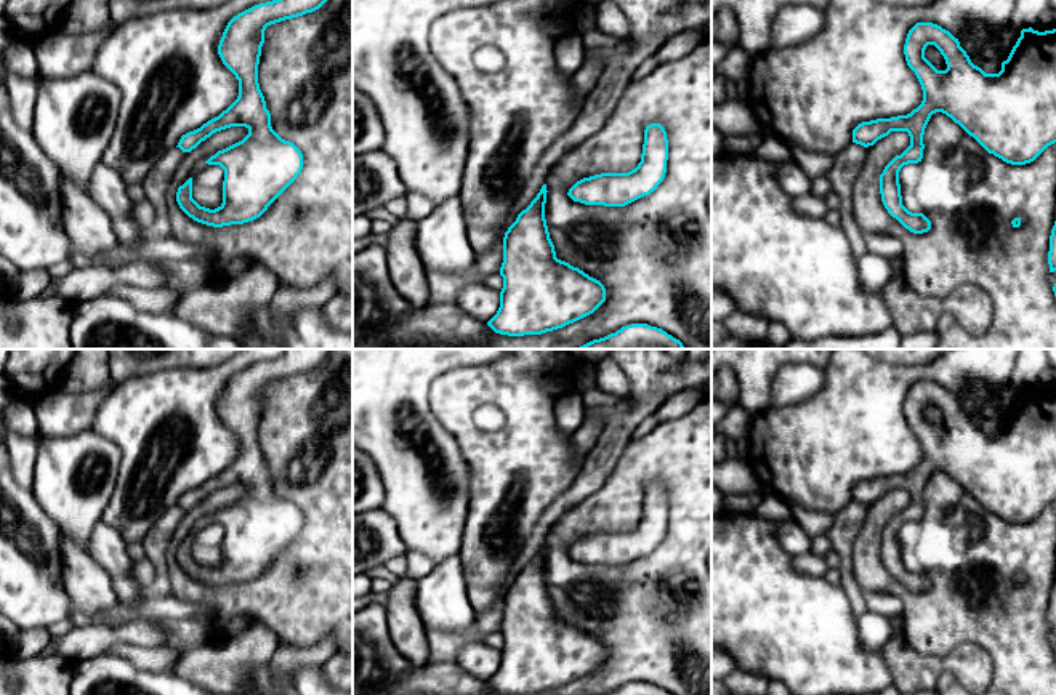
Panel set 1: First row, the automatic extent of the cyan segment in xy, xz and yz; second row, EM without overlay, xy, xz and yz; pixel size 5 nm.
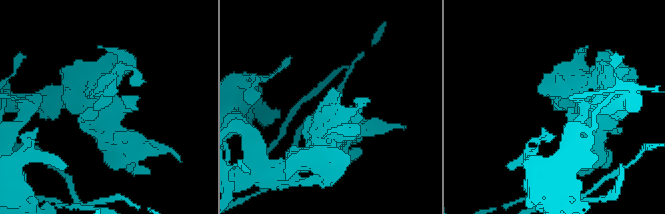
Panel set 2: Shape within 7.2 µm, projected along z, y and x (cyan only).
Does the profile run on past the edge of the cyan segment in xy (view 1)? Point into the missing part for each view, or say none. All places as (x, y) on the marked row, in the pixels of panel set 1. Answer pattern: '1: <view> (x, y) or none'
1: none

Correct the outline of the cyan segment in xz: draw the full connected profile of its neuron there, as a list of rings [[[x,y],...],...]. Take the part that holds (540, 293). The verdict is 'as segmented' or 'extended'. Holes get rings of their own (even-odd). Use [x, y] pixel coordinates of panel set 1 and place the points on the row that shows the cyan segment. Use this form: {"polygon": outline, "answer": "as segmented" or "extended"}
{"polygon": [[[543,184],[505,232],[500,307],[487,322],[495,333],[524,336],[553,331],[593,314],[606,301],[606,288],[599,280],[556,258],[545,219],[546,192]]], "answer": "as segmented"}

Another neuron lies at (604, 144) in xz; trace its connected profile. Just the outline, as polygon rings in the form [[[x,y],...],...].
[[[711,40],[631,82],[604,128],[567,152],[551,168],[545,184],[545,219],[556,258],[606,288],[606,301],[593,314],[542,335],[508,336],[495,333],[455,304],[428,304],[413,311],[391,283],[385,247],[373,243],[353,255],[353,349],[578,349],[631,323],[662,328],[686,349],[711,349]],[[651,123],[660,123],[668,139],[667,173],[654,192],[625,207],[585,205],[567,195],[583,178],[635,170],[641,162],[644,130]]]

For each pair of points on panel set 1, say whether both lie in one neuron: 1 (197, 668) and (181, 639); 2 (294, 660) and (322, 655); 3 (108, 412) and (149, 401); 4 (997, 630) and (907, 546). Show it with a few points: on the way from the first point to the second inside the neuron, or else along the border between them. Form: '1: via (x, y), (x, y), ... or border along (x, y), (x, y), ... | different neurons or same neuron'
1: border along (210, 639), (180, 655) | different neurons
2: via (300, 657), (316, 655) | same neuron
3: via (117, 412), (140, 410) | same neuron
4: via (973, 610), (967, 609), (952, 586), (931, 566) | same neuron

